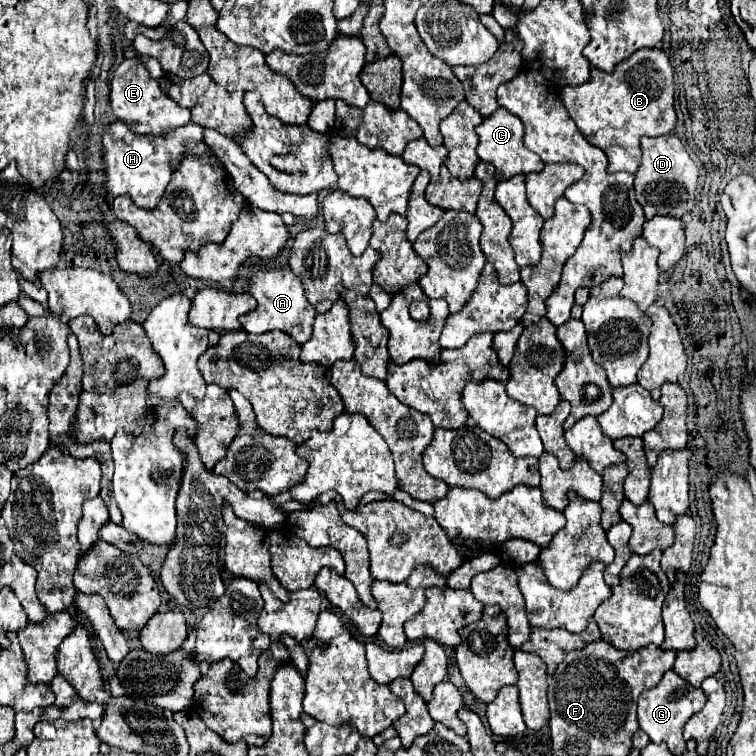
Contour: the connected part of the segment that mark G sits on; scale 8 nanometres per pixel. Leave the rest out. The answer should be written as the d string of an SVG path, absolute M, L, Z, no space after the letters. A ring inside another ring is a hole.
M670 669L664 673L662 681L656 687L652 687L640 695L640 699L638 699L640 729L646 731L650 741L666 743L674 755L682 755L686 749L686 741L682 739L682 727L694 713L698 713L704 707L704 703L706 703L704 691L698 687L692 687L688 681L684 681L680 675L676 675Z

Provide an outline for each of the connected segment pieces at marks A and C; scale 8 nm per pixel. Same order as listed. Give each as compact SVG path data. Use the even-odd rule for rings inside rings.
M250 265L250 271L252 271L252 277L248 279L248 285L250 285L252 297L256 299L256 309L240 317L242 327L248 333L266 333L266 331L280 329L292 335L296 343L304 345L312 335L312 323L316 317L316 309L308 303L300 277L296 277L288 267L278 269L278 267Z
M496 109L490 117L484 117L484 121L480 123L480 127L476 127L476 133L480 137L480 143L478 143L478 157L486 163L492 163L496 167L496 179L498 181L504 181L504 179L510 179L514 175L526 175L526 173L532 173L532 171L540 171L544 169L544 161L532 153L530 149L524 147L522 143L522 135L524 135L524 125L522 121L508 113L506 109Z

